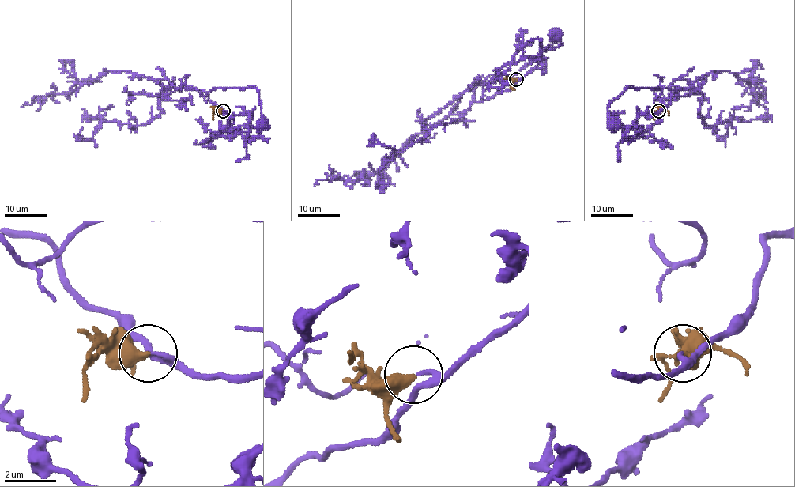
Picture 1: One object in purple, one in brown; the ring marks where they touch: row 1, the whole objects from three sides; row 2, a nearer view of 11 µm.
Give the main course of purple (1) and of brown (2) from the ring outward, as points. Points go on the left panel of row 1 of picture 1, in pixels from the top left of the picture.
1: (223, 111), (206, 92), (179, 87), (194, 87), (206, 96), (216, 88), (253, 86), (258, 92), (265, 125)
2: (223, 111), (216, 111), (212, 118)

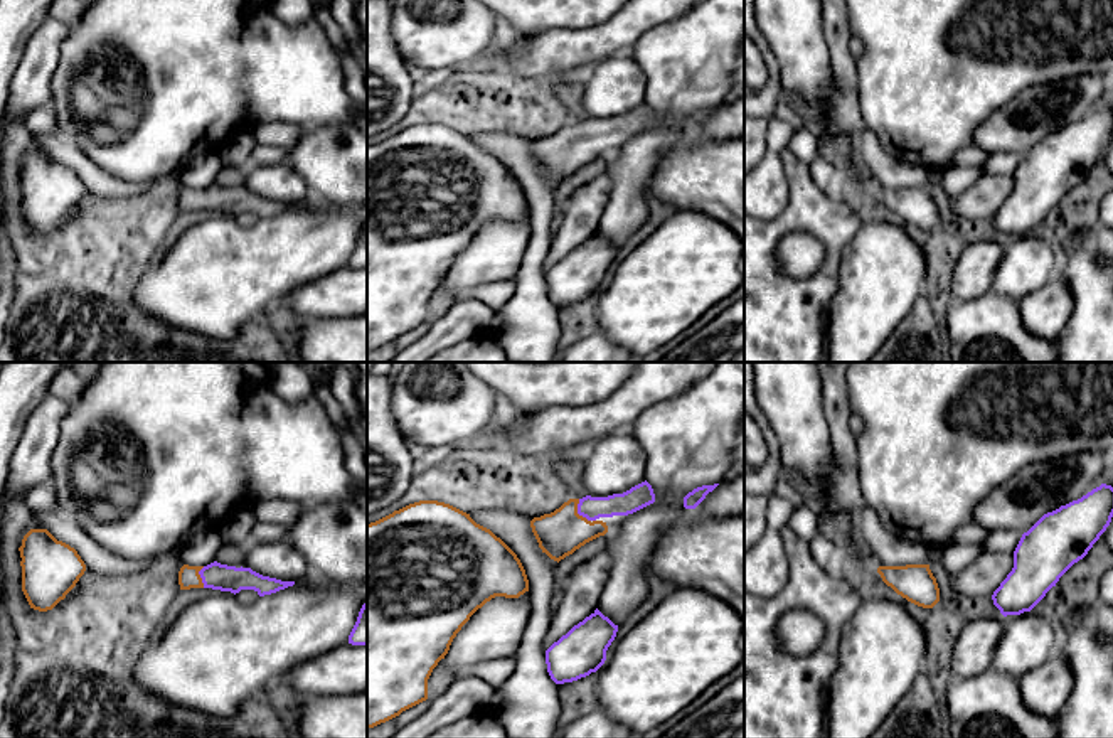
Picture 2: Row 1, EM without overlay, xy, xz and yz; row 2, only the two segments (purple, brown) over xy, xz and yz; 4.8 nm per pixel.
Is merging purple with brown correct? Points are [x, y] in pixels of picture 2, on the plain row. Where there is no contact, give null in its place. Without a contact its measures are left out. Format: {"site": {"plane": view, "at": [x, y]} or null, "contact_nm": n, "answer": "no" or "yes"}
{"site": {"plane": "xz", "at": [578, 135]}, "contact_nm": 130, "answer": "yes"}

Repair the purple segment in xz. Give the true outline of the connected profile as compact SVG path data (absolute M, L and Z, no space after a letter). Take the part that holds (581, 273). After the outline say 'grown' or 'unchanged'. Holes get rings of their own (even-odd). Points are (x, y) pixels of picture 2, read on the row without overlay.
M598 231L546 273L546 286L556 307L572 305L596 295L606 283L618 248Z; unchanged

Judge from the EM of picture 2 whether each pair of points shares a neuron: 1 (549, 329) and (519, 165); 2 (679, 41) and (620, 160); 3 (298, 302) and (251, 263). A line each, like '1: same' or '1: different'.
1: same
2: same
3: different

